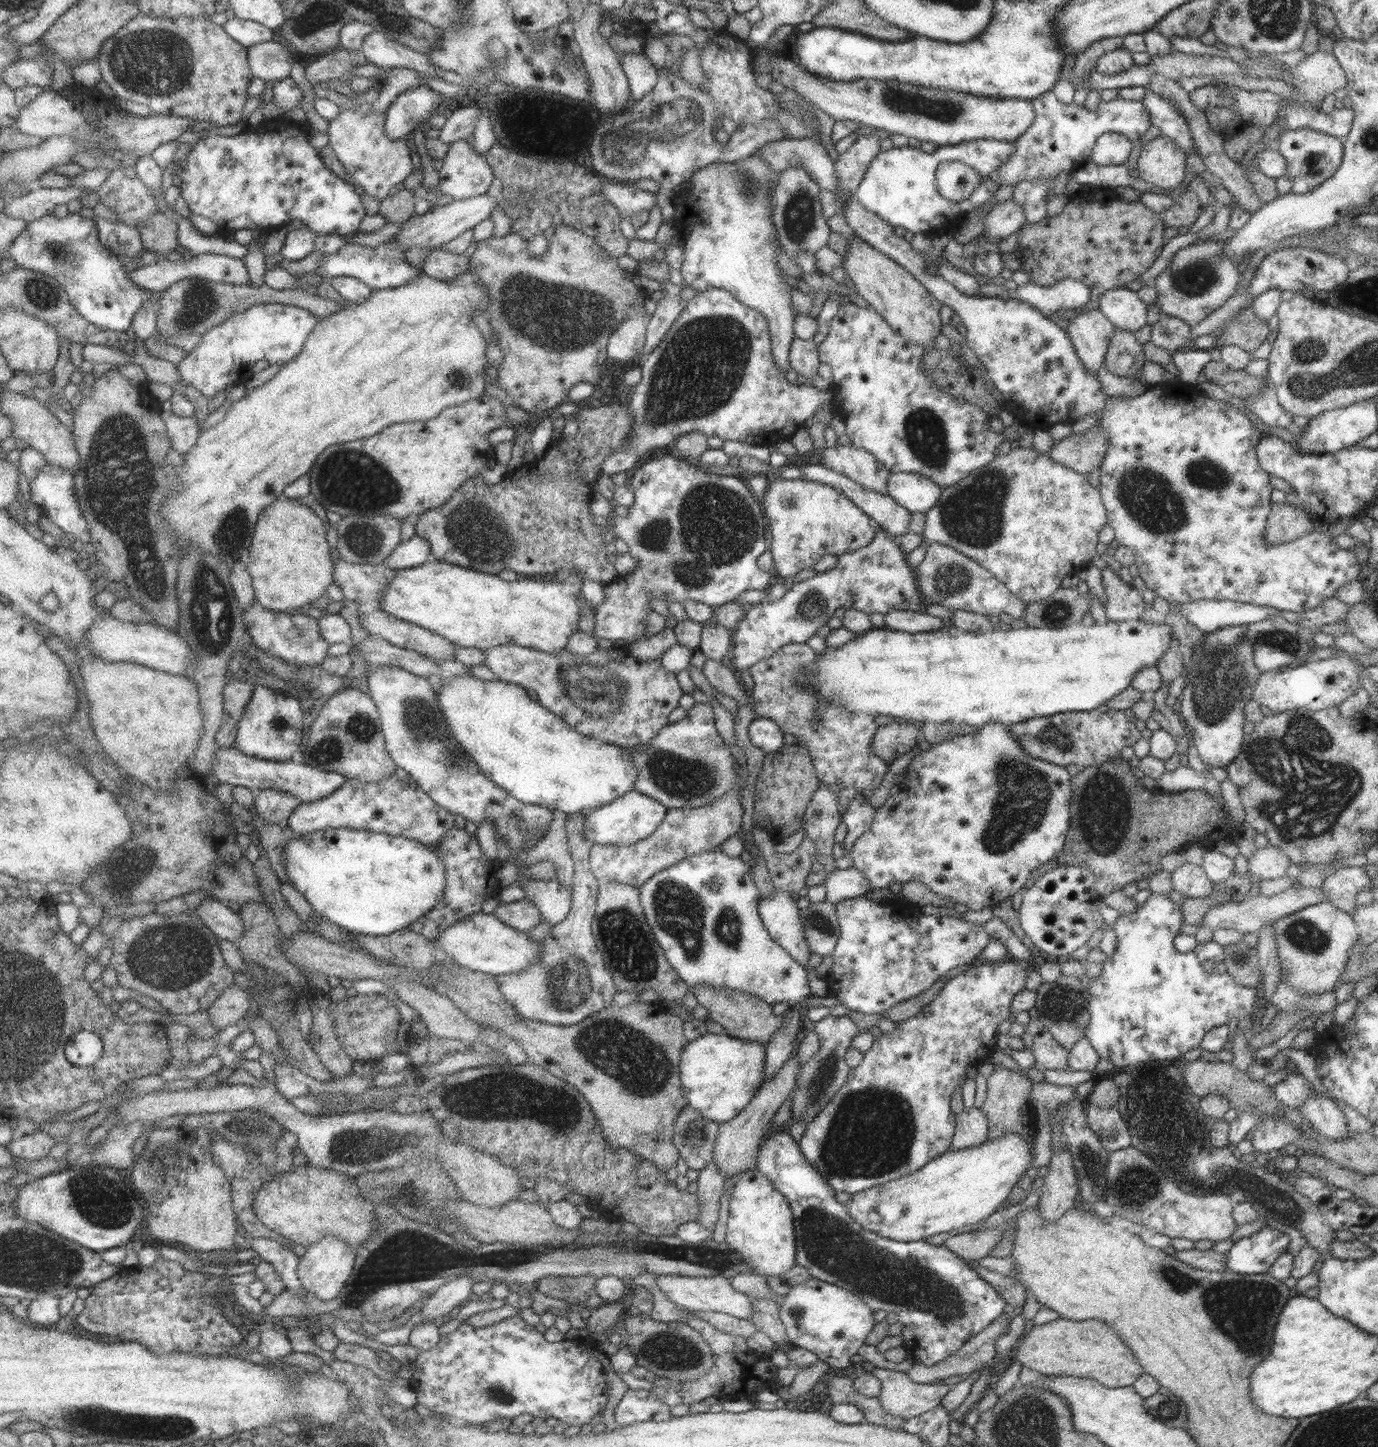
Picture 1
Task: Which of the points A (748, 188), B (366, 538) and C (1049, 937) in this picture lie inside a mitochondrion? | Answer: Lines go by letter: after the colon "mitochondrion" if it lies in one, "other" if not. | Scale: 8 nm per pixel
A: mitochondrion
B: mitochondrion
C: other

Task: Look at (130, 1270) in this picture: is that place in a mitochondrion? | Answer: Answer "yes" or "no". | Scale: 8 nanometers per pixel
no

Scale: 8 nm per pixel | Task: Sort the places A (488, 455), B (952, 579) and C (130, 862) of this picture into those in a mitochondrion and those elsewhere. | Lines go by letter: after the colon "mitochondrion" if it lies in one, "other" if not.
A: other
B: mitochondrion
C: mitochondrion

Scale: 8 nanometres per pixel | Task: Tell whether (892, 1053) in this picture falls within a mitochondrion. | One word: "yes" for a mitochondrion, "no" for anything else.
no

